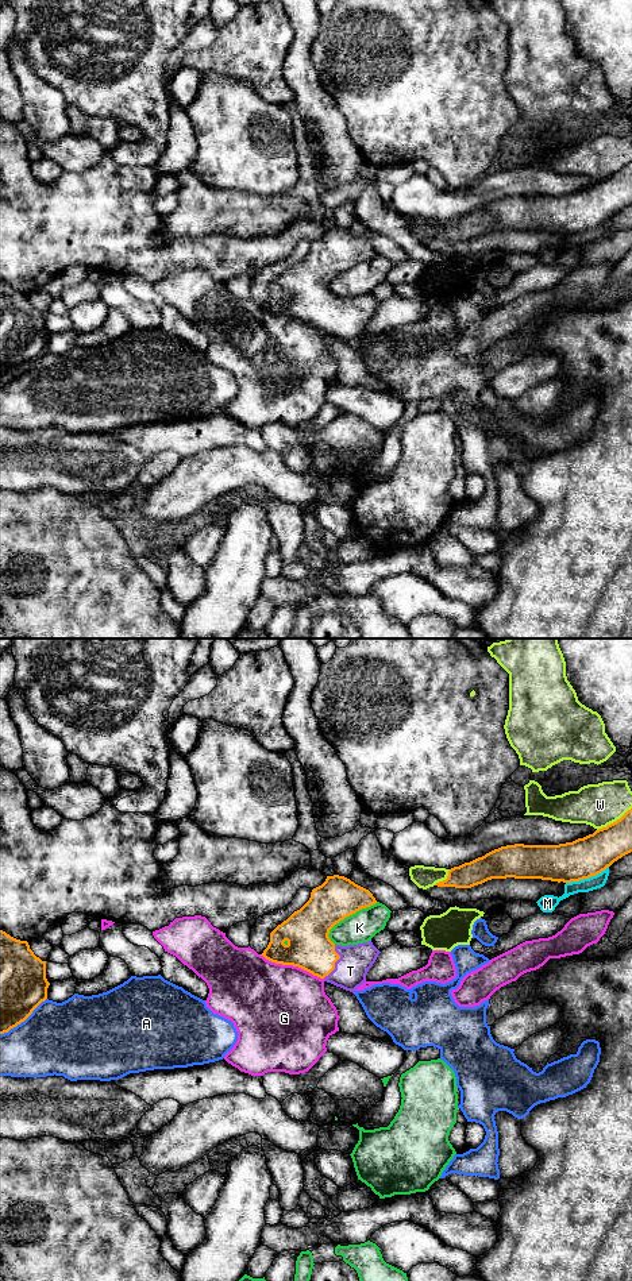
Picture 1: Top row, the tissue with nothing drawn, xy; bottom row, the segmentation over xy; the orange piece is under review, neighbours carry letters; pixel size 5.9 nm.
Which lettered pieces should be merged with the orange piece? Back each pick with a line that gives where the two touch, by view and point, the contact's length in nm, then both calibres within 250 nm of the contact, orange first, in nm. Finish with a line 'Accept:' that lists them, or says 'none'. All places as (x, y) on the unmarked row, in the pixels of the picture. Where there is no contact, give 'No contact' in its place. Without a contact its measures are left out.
T: Touches orange at xy (335, 313). Shared border 220 nm. Thickness 260 nm (orange) against 190 nm
Accept: T

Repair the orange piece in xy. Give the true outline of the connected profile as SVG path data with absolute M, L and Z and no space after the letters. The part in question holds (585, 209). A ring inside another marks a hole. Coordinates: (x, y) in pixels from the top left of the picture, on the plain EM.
M632 161L606 180L559 197L501 198L470 215L454 219L438 239L471 240L492 231L579 234L605 223L632 204Z

